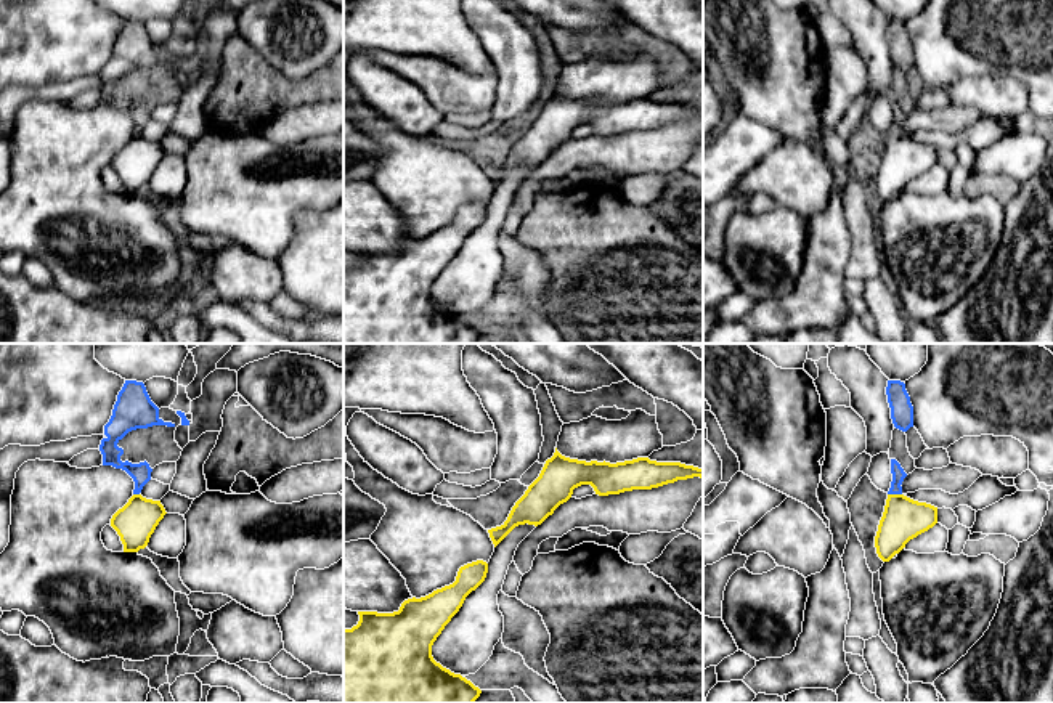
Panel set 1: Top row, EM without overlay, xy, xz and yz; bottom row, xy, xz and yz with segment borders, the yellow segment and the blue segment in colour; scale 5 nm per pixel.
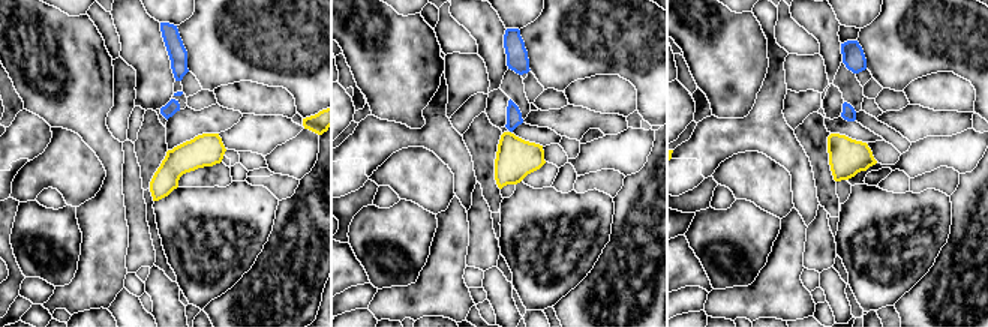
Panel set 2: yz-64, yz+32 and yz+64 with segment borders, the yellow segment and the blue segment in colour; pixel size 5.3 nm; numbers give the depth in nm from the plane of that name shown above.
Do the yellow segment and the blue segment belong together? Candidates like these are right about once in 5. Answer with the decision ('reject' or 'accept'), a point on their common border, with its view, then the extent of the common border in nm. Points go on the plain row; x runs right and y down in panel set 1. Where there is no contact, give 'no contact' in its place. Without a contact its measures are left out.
reject; meets yellow in yz at (894, 135); contact 70 nm long

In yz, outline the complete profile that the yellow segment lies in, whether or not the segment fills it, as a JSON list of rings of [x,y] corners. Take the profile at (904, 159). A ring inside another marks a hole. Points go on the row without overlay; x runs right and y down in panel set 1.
[[[888,135],[875,177],[876,194],[889,202],[905,185],[937,164],[937,148],[904,135]]]

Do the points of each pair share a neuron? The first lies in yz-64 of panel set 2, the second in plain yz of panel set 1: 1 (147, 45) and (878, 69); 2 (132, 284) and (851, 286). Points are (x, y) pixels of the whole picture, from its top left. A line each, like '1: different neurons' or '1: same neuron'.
1: same neuron
2: different neurons

